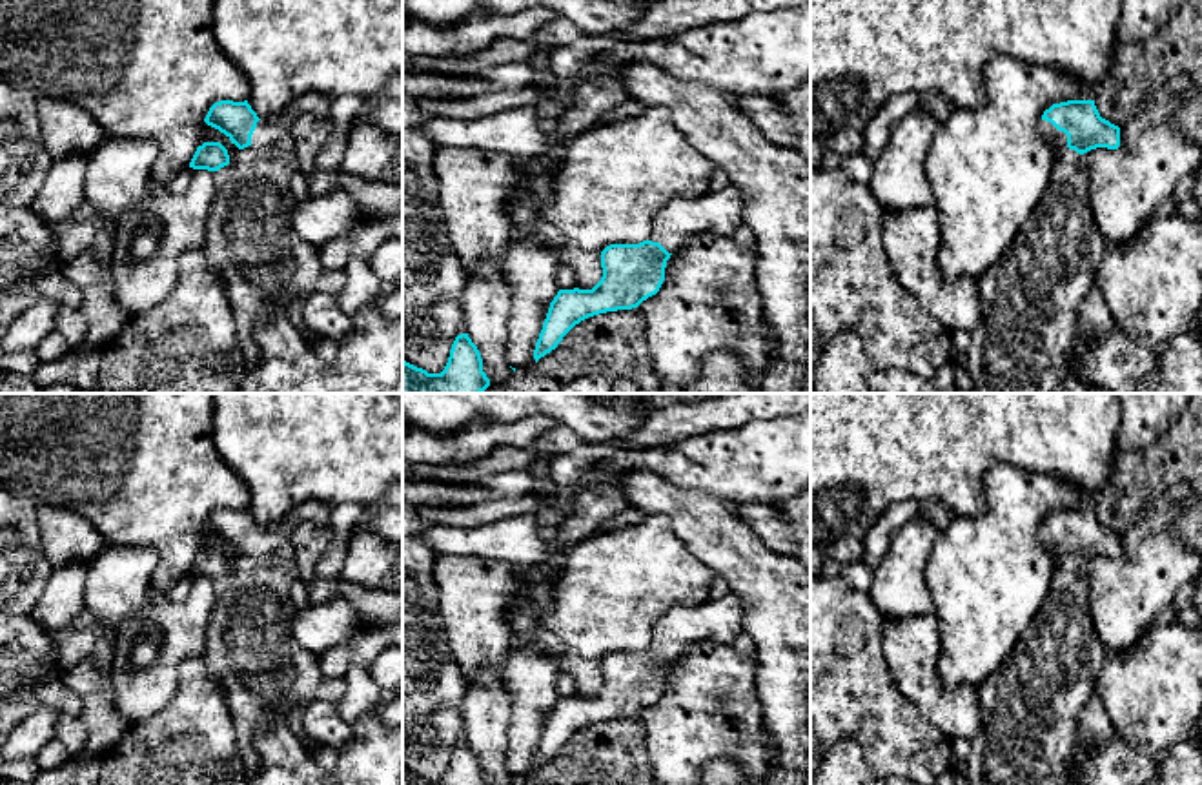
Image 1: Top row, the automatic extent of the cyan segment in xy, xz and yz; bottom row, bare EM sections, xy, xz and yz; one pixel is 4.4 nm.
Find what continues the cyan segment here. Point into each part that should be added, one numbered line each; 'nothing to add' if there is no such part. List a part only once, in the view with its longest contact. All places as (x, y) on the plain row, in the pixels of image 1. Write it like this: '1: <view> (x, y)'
1: yz (1028, 709)

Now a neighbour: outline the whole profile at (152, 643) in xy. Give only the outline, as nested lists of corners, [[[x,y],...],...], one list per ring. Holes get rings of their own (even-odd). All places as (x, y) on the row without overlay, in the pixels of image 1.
[[[195,577],[184,601],[171,601],[162,594],[151,592],[146,605],[120,625],[111,679],[117,709],[129,725],[149,719],[173,698],[180,679],[180,665],[202,654],[213,603],[215,590],[211,579]]]

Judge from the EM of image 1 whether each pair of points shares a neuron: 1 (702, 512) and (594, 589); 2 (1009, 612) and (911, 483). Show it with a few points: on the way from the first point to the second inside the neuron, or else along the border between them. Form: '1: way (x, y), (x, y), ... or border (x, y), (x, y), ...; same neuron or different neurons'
1: border (647, 516), (663, 516), (680, 541), (702, 563); different neurons
2: border (982, 487), (984, 510), (975, 516), (953, 518); different neurons

